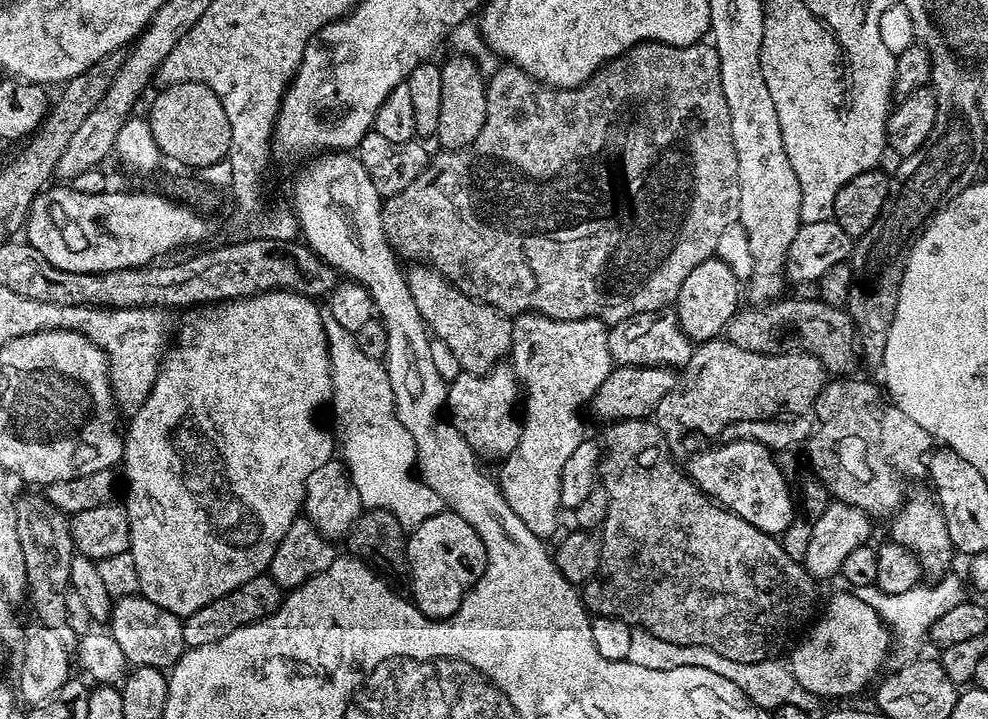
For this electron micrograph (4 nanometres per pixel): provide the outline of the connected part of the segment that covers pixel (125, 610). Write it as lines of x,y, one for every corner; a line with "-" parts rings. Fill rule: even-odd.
139,594
119,597
113,603
110,631
114,642
122,646
122,654
126,654
132,666
154,666
168,670
179,662
186,651
181,617
170,614
170,610
162,610
162,606
154,606
154,602

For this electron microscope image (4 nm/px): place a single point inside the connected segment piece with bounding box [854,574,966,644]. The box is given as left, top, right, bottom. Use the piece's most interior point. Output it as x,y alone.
911,615

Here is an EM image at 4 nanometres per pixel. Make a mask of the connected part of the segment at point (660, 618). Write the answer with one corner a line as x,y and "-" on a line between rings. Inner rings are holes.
655,419
618,420
607,425
602,439
602,452
598,480
608,495
608,509
602,525
600,536
600,565
598,570
582,588
582,599
585,609
592,616
609,616
622,618
634,630
643,630
654,634
654,638
662,638
662,642
674,642
678,646
698,646
714,650
714,654
722,654
722,658
730,658
730,662
746,662
757,664
763,660
771,660
776,651
788,640
788,635
799,624
809,623
808,615
812,612
812,603
816,600
817,581
805,570
803,563
796,560
779,544
777,537
770,532
763,532
746,522
741,516
709,502
699,487
683,471
680,472
671,464
668,443

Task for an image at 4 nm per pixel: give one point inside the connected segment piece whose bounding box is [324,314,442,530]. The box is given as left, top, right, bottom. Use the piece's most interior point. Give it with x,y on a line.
380,456

